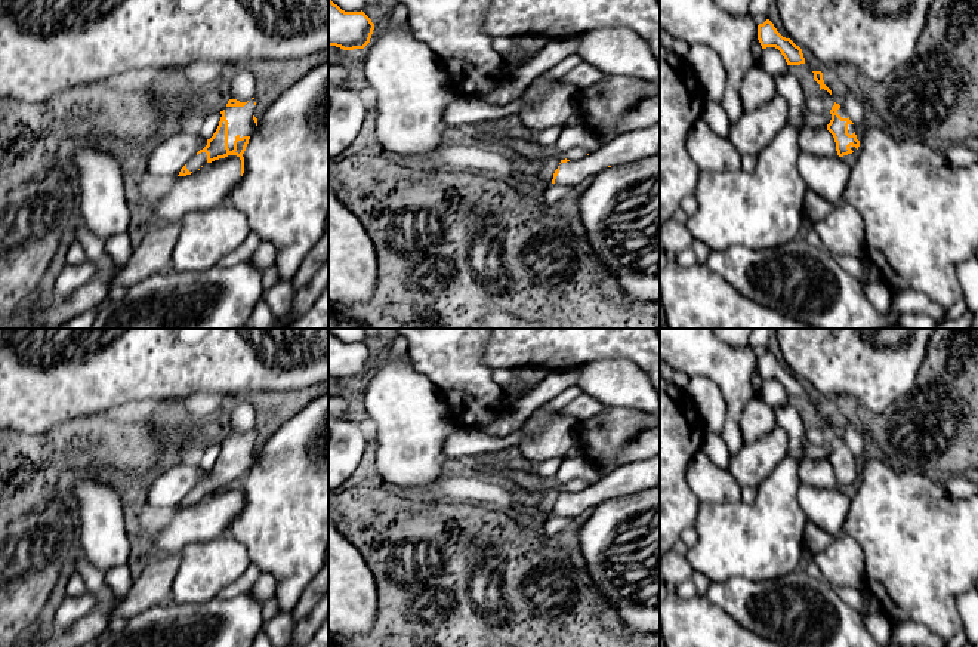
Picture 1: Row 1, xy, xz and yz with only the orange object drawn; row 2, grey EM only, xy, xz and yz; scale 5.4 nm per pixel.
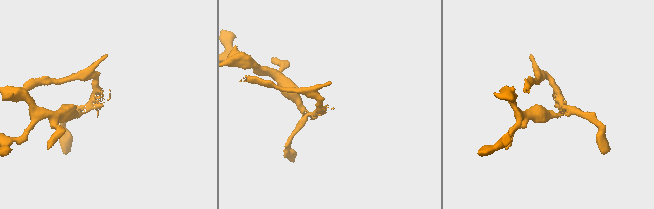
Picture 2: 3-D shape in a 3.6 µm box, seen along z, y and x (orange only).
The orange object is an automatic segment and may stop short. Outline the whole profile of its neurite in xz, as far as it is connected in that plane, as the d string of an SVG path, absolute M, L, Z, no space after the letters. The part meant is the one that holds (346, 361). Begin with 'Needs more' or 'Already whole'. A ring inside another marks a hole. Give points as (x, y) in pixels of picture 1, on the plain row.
Already whole. M328 329L328 378L343 382L364 381L371 370L374 355L361 343L345 343Z

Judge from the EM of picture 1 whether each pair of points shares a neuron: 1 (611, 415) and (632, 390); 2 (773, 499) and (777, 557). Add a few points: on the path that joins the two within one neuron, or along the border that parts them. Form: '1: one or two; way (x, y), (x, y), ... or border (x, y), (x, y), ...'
1: two; border (605, 404), (629, 406), (644, 412)
2: one; way (774, 514), (774, 542)

